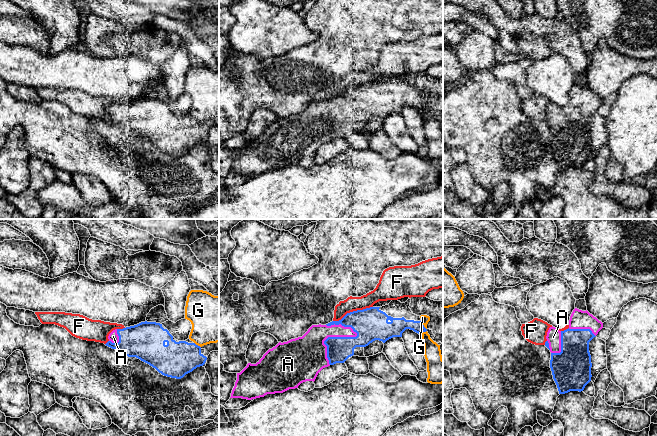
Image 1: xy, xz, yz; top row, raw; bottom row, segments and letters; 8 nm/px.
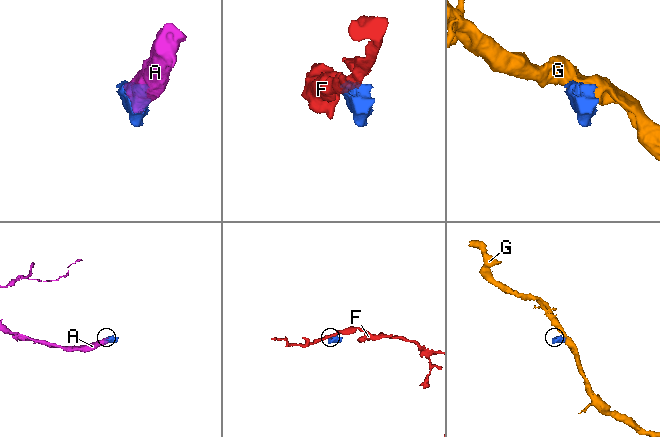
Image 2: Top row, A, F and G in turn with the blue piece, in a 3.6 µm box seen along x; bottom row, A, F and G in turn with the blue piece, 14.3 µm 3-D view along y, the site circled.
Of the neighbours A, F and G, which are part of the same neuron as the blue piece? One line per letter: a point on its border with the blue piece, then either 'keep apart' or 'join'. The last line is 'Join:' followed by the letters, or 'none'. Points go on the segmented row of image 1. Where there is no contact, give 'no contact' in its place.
A: meets blue in xz at (333, 337); join
F: meets blue in xz at (353, 311); keep apart
G: meets blue in xz at (426, 329); keep apart
Join: A

